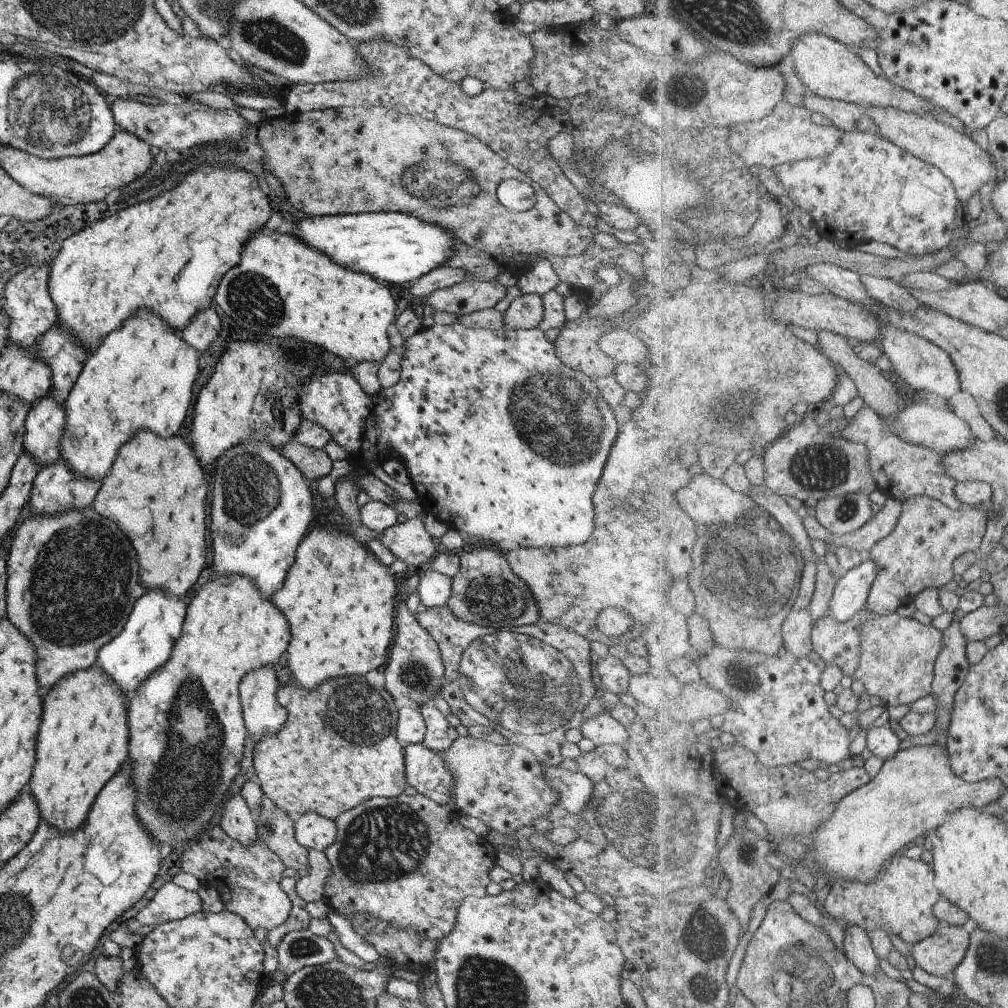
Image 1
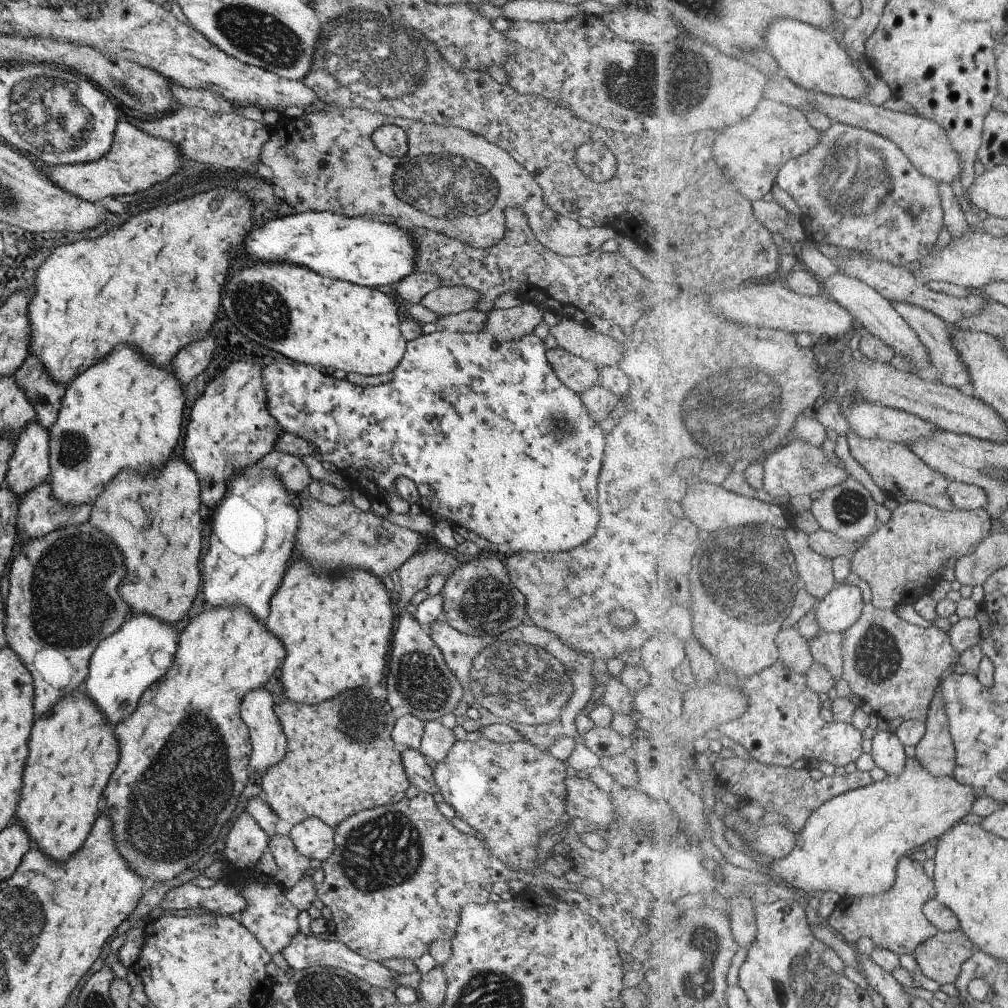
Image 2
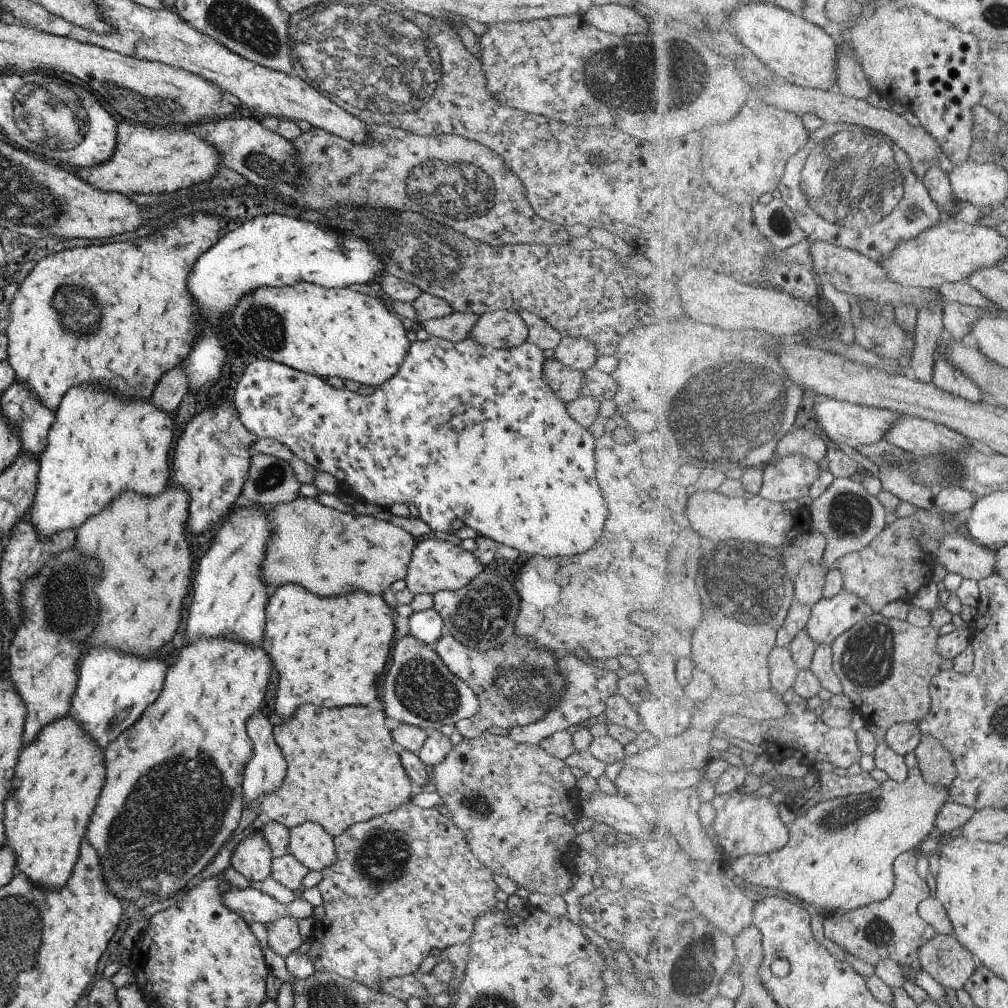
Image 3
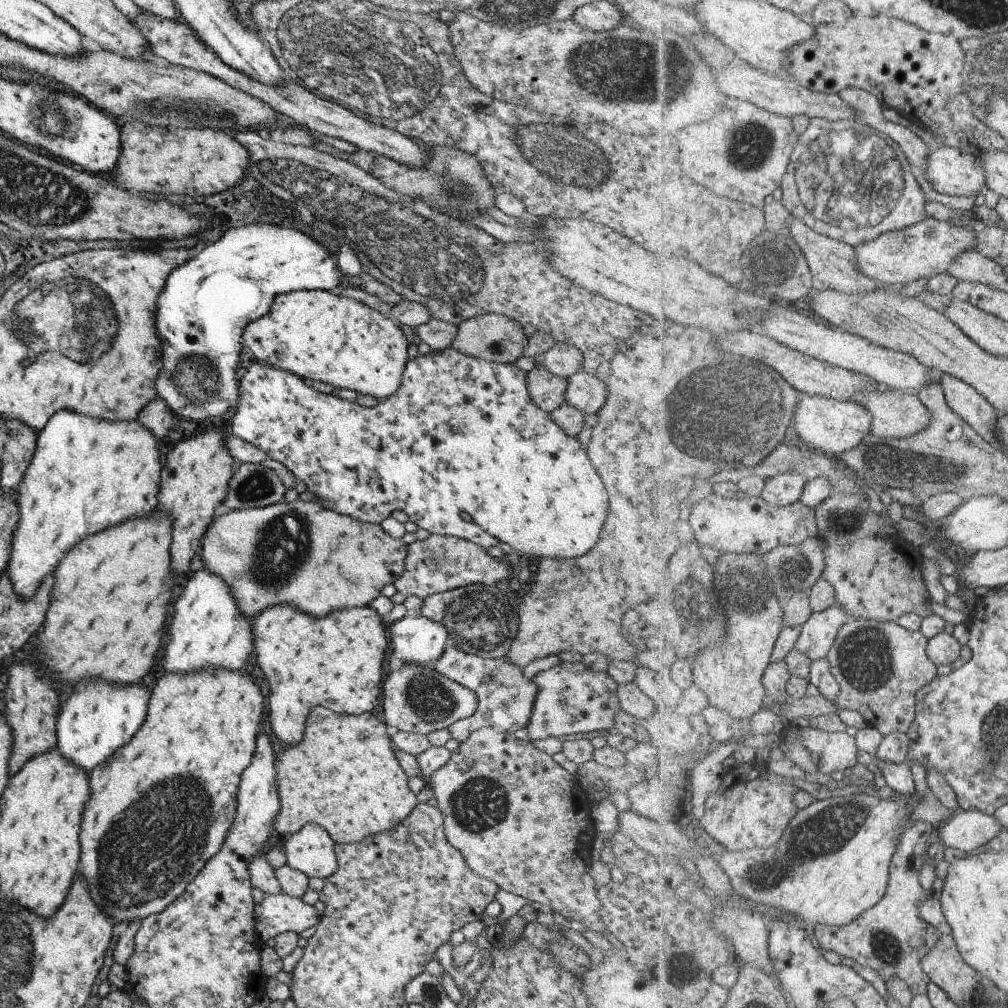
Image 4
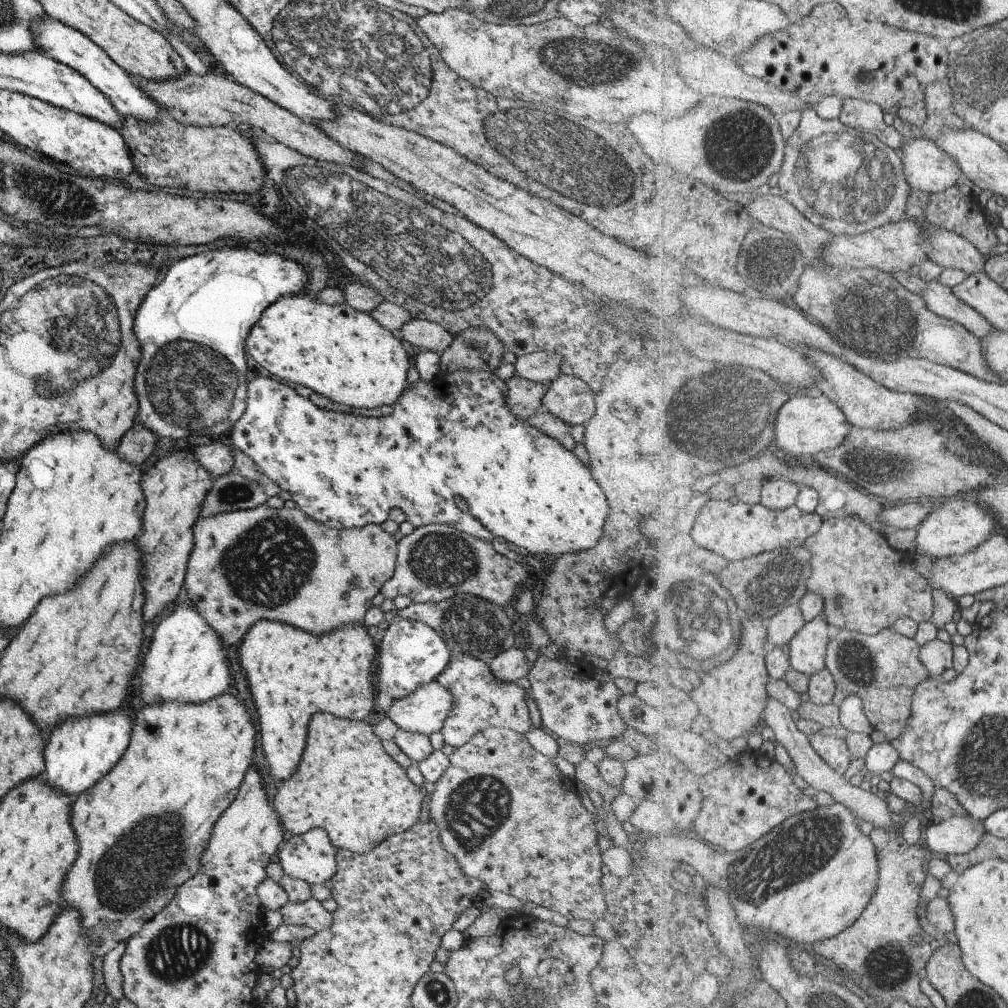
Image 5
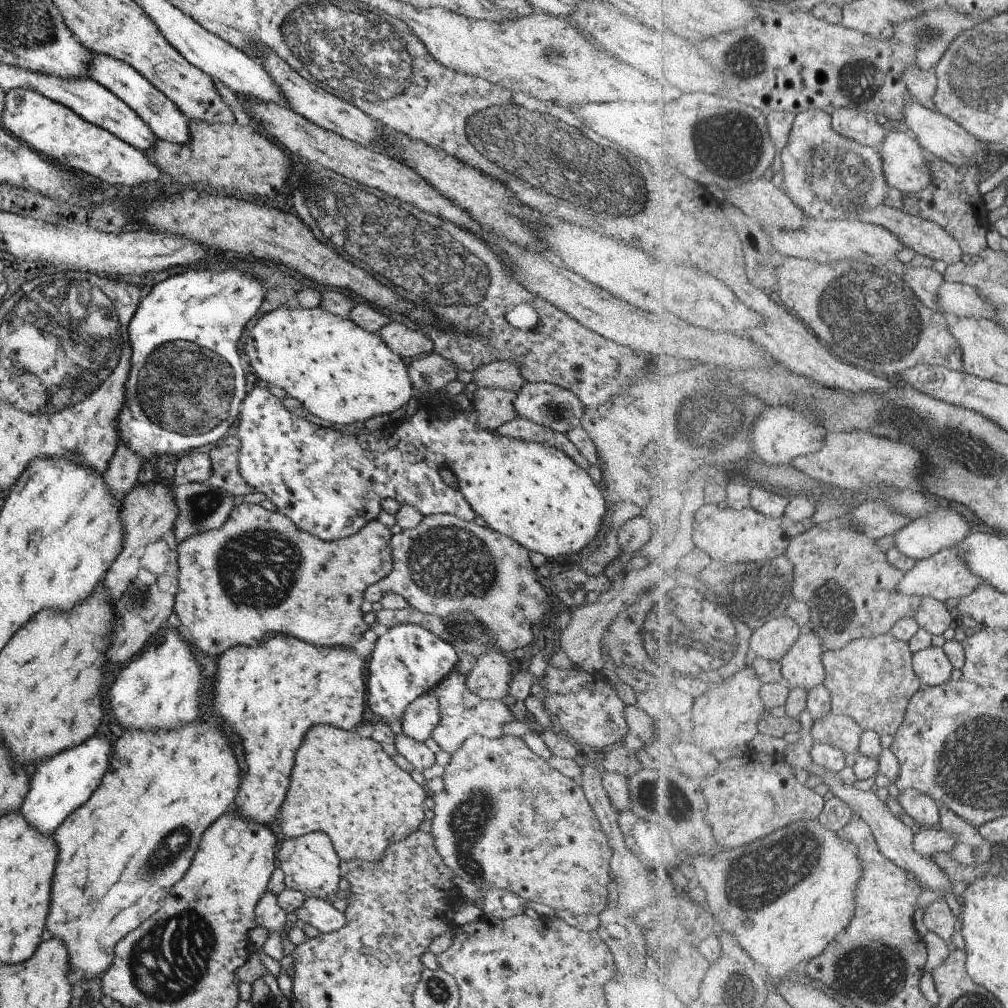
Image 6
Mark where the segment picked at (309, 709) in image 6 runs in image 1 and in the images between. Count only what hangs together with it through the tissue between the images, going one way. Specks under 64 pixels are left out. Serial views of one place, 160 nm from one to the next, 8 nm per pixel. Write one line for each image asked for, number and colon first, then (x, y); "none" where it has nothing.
1: (337, 597)
2: (335, 629)
3: (332, 652)
4: (334, 662)
5: (292, 674)

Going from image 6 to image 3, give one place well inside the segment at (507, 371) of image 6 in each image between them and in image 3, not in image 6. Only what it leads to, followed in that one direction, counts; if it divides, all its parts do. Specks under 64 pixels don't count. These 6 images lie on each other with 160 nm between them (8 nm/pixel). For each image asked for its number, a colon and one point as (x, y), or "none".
3: (577, 353)
4: (563, 360)
5: (539, 366)

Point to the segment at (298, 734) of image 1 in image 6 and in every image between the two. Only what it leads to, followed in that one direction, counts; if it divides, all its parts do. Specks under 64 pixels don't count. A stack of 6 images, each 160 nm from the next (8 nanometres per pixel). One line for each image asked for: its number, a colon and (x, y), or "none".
2: (339, 759)
3: (342, 767)
4: (342, 775)
5: (345, 783)
6: (344, 786)

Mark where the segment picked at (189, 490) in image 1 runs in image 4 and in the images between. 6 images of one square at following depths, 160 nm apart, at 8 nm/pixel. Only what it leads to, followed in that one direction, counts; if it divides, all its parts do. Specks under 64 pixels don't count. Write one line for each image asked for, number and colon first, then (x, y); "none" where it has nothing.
2: (154, 519)
3: (140, 541)
4: (110, 606)

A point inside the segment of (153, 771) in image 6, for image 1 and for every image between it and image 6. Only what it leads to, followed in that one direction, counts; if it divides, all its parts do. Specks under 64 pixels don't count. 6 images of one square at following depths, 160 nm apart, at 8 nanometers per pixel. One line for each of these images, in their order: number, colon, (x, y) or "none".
1: (186, 732)
2: (183, 752)
3: (192, 739)
4: (198, 733)
5: (142, 828)

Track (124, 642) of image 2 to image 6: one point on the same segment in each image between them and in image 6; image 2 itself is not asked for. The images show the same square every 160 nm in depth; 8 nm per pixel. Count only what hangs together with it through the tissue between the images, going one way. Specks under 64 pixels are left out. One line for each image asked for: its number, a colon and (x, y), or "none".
3: (114, 688)
4: (98, 717)
5: (79, 750)
6: (62, 783)

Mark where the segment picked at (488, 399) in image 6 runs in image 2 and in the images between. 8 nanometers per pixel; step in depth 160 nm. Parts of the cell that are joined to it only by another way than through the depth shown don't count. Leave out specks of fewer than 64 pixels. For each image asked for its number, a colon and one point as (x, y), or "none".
2: (577, 374)
3: (566, 383)
4: (546, 390)
5: (523, 397)

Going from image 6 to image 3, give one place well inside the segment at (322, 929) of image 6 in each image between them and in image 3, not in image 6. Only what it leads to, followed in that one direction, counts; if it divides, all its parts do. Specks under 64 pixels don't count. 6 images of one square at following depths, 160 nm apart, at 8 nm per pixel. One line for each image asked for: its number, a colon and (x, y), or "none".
3: (251, 905)
4: (276, 913)
5: (310, 913)

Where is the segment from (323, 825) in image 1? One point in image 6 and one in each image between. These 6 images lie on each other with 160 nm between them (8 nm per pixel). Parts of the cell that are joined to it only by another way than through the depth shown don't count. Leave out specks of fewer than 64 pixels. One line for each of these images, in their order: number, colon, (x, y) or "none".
2: (313, 839)
3: (308, 842)
4: (310, 850)
5: (309, 857)
6: (309, 864)

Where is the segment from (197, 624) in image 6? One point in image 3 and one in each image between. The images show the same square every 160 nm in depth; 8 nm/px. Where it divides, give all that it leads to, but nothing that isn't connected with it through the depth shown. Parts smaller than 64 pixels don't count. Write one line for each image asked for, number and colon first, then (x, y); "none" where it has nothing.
3: (331, 553)
4: (300, 553)
5: (267, 563)

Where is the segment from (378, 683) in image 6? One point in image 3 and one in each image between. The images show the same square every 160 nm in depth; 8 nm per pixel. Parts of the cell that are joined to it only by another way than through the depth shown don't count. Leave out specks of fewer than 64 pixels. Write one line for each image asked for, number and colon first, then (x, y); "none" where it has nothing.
3: (426, 625)
4: (414, 639)
5: (411, 653)

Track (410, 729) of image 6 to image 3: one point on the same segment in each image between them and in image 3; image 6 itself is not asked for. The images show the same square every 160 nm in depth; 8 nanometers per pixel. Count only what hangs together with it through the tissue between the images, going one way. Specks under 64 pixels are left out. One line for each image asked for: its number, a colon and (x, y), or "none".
3: (417, 689)
4: (416, 699)
5: (423, 711)

